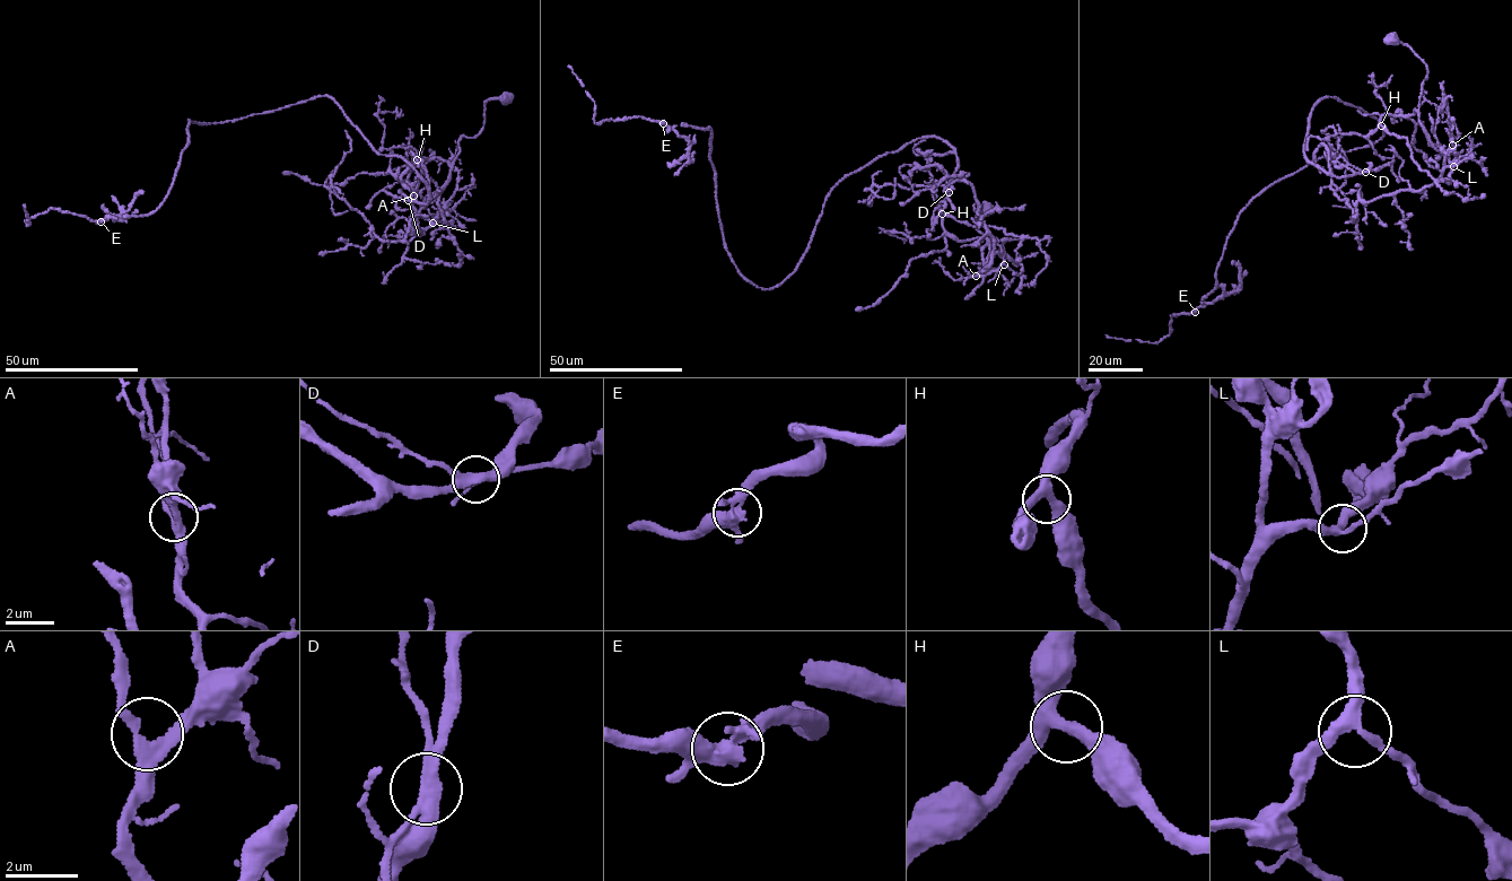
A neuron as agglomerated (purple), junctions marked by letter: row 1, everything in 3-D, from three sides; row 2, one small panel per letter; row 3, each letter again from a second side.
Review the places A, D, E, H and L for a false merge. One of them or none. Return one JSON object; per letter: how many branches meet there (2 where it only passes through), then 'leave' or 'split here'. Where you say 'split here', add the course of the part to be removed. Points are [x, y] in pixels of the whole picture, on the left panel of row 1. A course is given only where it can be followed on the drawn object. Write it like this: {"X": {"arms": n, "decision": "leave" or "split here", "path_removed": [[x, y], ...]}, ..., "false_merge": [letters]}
{"A": {"arms": 3, "decision": "leave"}, "D": {"arms": 3, "decision": "split here", "path_removed": [[408, 200], [430, 199], [411, 165], [324, 95], [189, 121], [147, 215], [50, 208], [27, 225], [24, 205]]}, "E": {"arms": 3, "decision": "leave"}, "H": {"arms": 3, "decision": "leave"}, "L": {"arms": 3, "decision": "leave"}, "false_merge": ["D"]}

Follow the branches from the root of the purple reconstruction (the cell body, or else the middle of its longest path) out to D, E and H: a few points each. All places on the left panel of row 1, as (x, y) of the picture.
D: (504, 98), (484, 103), (482, 130), (461, 137), (451, 165), (421, 150), (408, 179), (384, 189), (408, 200)
E: (504, 98), (451, 165), (421, 150), (384, 189), (424, 205), (324, 95), (190, 120), (160, 206), (101, 221)
H: (504, 98), (484, 103), (482, 130), (461, 137), (451, 165), (420, 157), (421, 150), (417, 159)

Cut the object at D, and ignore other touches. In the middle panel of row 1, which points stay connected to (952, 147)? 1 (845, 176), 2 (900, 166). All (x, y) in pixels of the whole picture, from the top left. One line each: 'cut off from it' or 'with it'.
1: with it
2: cut off from it

